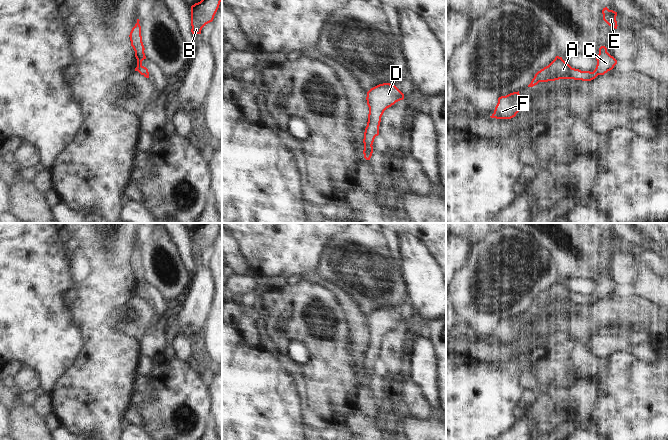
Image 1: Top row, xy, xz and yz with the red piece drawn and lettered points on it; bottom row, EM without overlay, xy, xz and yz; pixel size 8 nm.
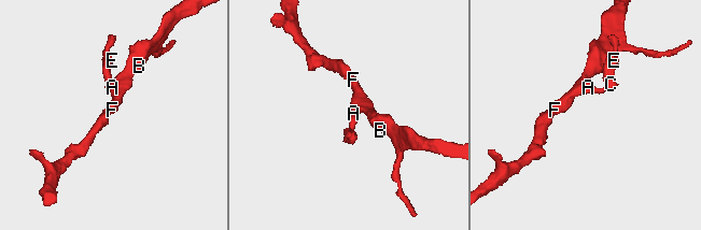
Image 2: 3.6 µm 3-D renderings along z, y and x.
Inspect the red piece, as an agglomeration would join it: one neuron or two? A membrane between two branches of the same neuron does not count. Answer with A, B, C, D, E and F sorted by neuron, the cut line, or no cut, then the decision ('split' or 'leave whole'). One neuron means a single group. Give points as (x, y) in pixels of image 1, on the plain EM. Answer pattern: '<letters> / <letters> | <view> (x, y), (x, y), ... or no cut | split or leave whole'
A B C D E F | no cut | leave whole

